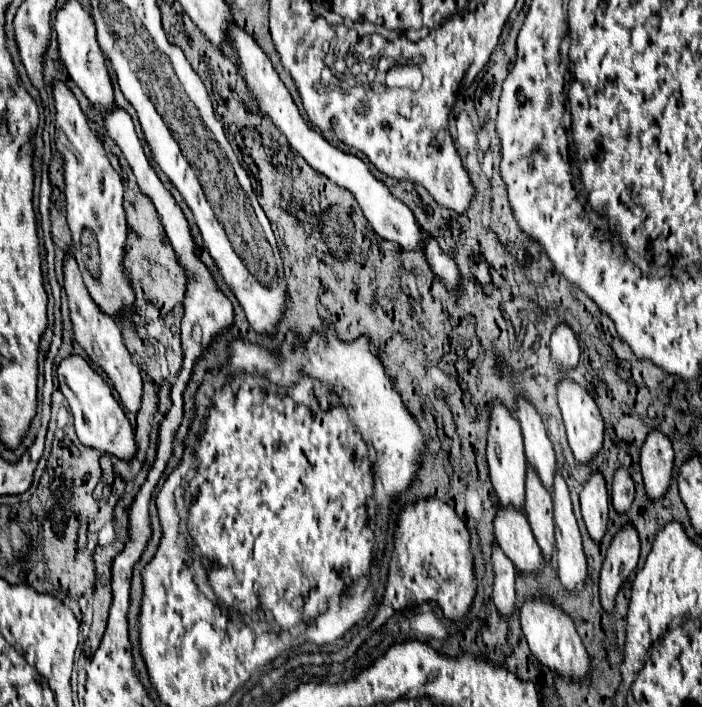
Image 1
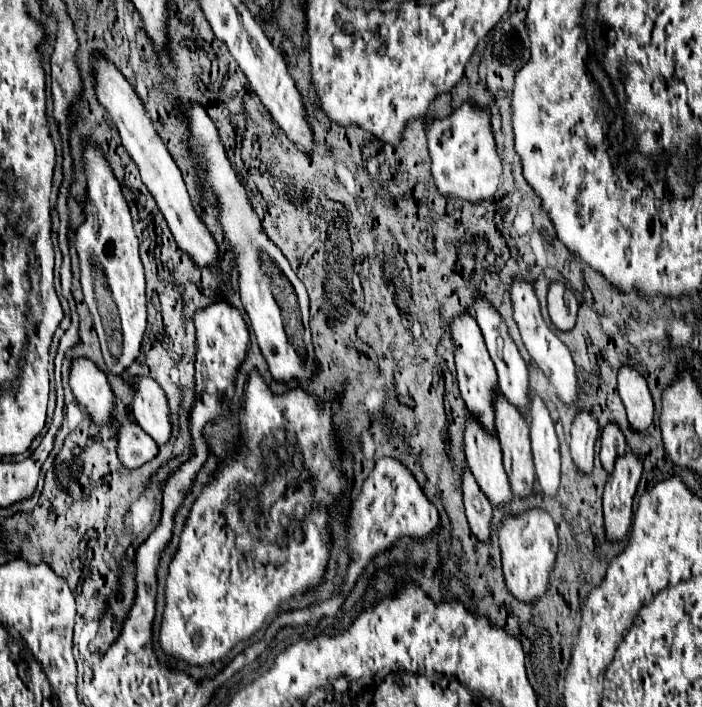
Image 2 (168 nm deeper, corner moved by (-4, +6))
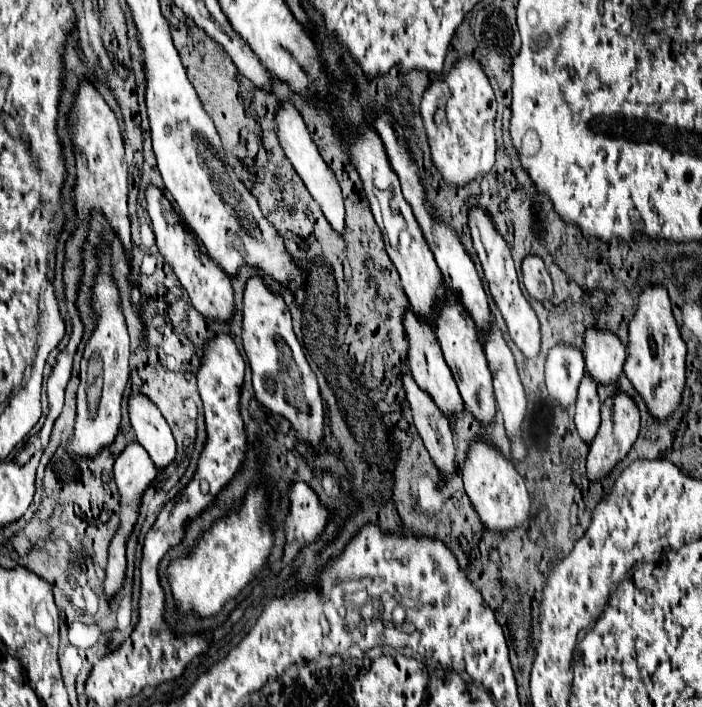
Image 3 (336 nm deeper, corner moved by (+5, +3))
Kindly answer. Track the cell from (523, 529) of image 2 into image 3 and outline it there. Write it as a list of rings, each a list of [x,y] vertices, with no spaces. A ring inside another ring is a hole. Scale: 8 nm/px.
[[[478,437],[470,441],[464,465],[460,467],[460,475],[464,481],[464,489],[476,507],[480,521],[492,531],[508,531],[512,527],[520,527],[522,523],[532,519],[530,497],[524,485],[524,479],[514,467],[514,461],[500,453],[486,437]]]

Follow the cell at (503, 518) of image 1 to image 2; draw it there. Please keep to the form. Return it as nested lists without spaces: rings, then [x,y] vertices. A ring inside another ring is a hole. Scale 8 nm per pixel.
[[[469,418],[465,430],[465,452],[469,468],[489,502],[499,510],[509,508],[513,490],[503,466],[499,440],[487,434],[473,418]]]

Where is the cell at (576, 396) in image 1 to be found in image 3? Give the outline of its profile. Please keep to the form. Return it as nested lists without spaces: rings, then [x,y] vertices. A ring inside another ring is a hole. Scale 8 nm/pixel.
[[[472,205],[468,209],[468,227],[470,227],[470,235],[472,235],[472,243],[474,243],[474,249],[480,257],[480,263],[482,263],[482,269],[484,269],[484,277],[490,285],[490,293],[506,321],[506,327],[508,327],[508,333],[512,337],[512,341],[516,343],[516,347],[526,355],[526,357],[532,357],[536,359],[538,351],[540,351],[540,323],[538,323],[538,317],[534,313],[534,309],[530,307],[530,303],[526,301],[526,297],[522,295],[520,291],[520,285],[518,285],[518,275],[516,275],[516,269],[514,269],[514,261],[510,257],[510,249],[506,245],[506,241],[502,239],[502,235],[498,233],[490,213],[480,207],[480,205]]]

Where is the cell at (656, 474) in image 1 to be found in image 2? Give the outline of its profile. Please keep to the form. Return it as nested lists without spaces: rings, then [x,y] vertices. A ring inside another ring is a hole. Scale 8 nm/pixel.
[[[623,366],[619,370],[617,378],[619,378],[617,390],[627,408],[627,418],[631,422],[631,426],[641,434],[649,432],[649,428],[653,426],[655,406],[653,406],[653,398],[649,394],[645,378],[641,378],[637,374],[637,370],[633,370],[629,366]]]

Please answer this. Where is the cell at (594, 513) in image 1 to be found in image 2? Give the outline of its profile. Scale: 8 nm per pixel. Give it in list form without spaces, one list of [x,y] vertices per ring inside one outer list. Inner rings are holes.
[[[579,412],[573,418],[573,428],[571,428],[571,456],[577,466],[577,470],[583,476],[593,474],[593,462],[595,462],[595,442],[599,438],[599,428],[597,420],[589,412]]]

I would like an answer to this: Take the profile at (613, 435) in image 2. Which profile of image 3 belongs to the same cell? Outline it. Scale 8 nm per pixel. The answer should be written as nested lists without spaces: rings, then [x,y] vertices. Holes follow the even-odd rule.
[[[584,371],[584,377],[578,385],[578,401],[574,407],[574,421],[578,435],[590,443],[600,425],[600,397],[596,391],[596,381]]]

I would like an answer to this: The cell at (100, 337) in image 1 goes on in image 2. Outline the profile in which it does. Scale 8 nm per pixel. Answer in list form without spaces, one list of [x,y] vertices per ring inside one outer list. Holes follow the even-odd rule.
[[[133,378],[133,416],[137,424],[157,442],[165,444],[171,436],[167,398],[161,386],[151,378]]]

